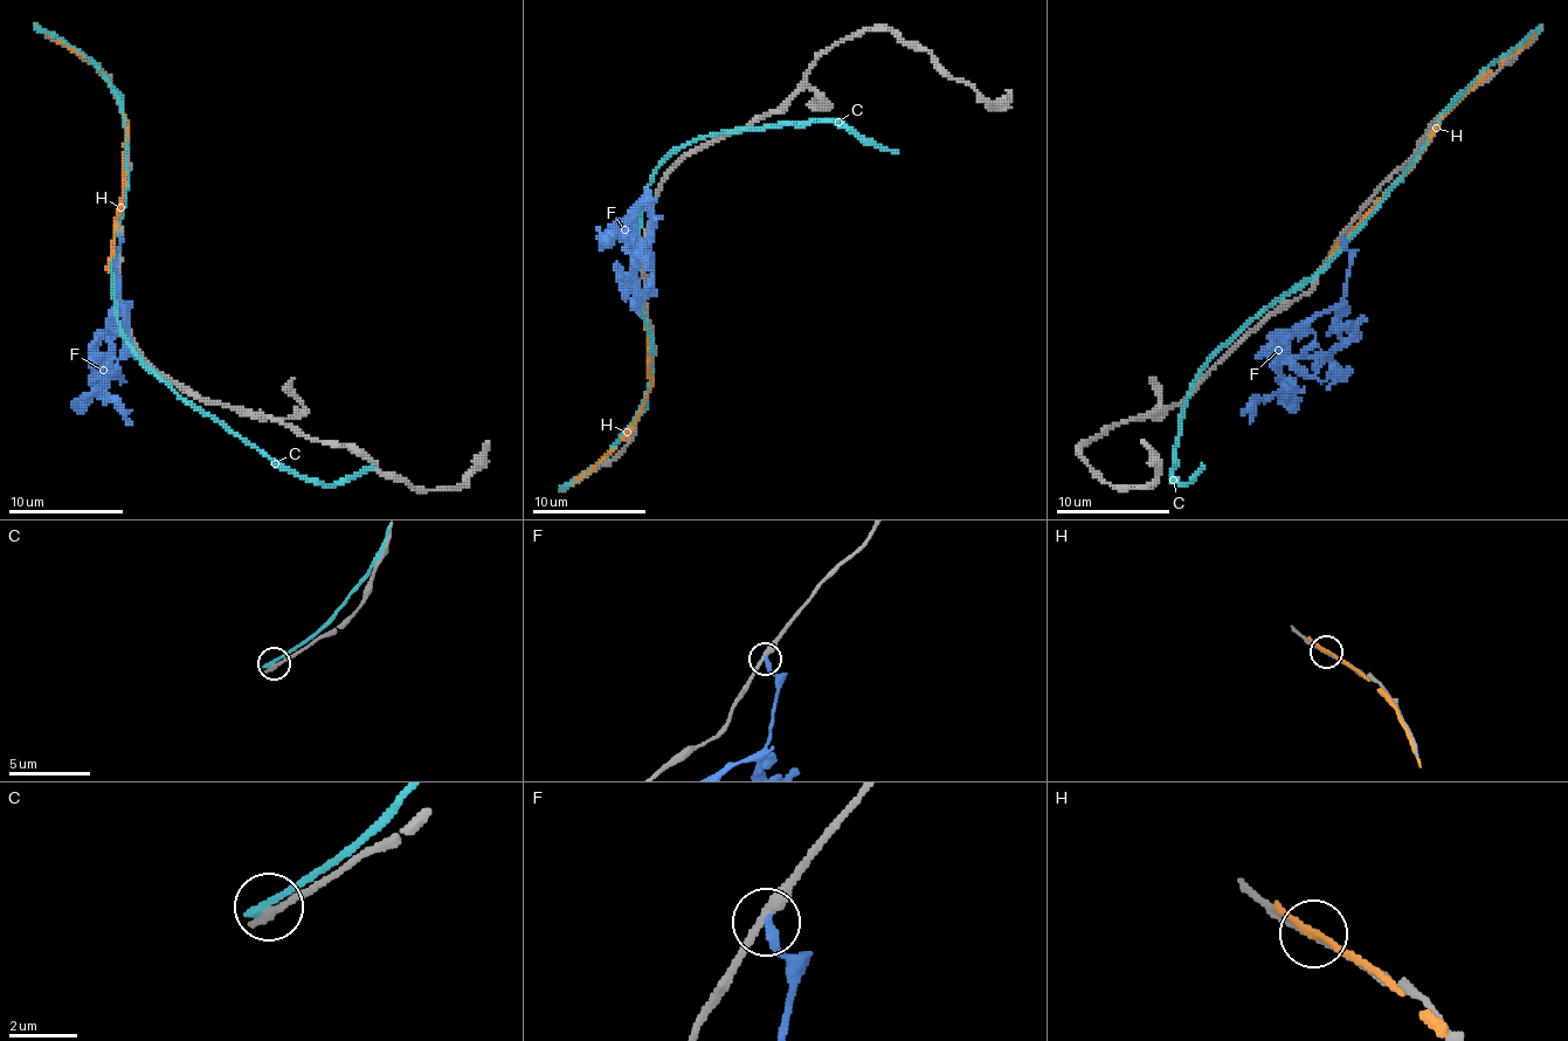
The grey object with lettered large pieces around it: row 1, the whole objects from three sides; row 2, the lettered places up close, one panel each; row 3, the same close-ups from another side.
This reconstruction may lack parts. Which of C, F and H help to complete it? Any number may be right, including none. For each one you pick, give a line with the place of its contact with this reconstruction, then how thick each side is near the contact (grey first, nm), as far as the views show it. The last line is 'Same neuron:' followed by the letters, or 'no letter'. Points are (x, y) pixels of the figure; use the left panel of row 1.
Same neuron: no letter

